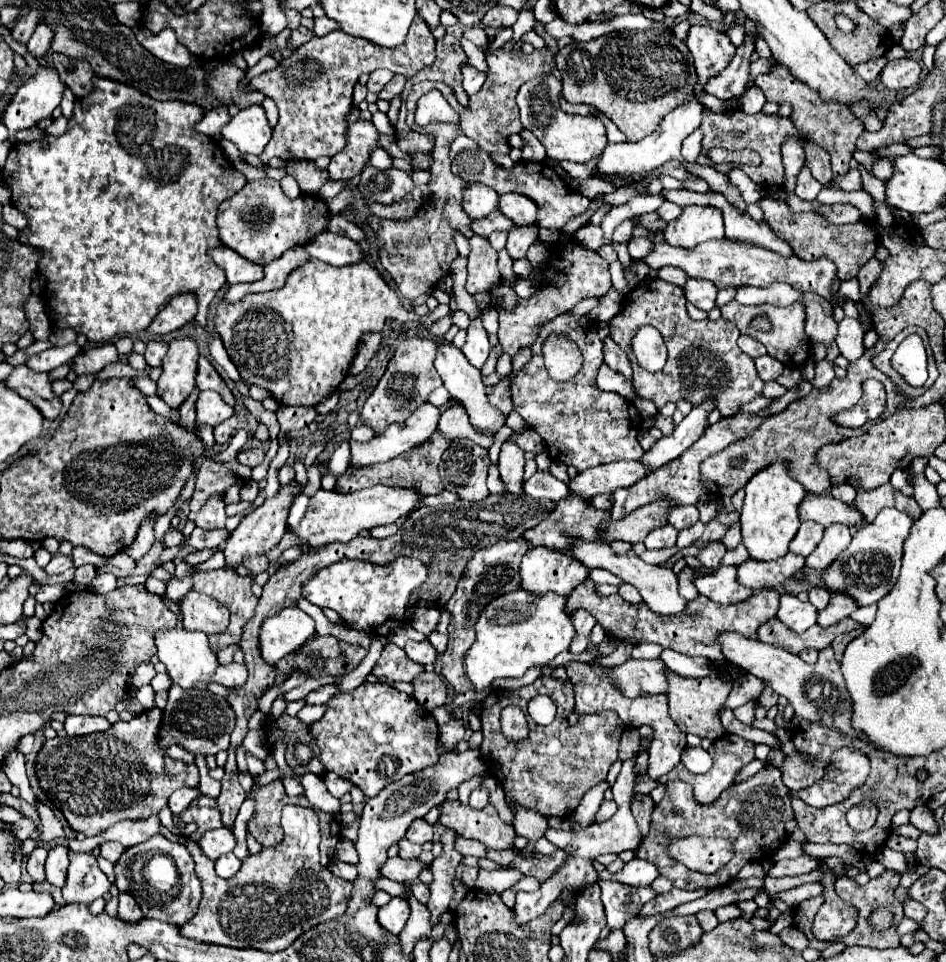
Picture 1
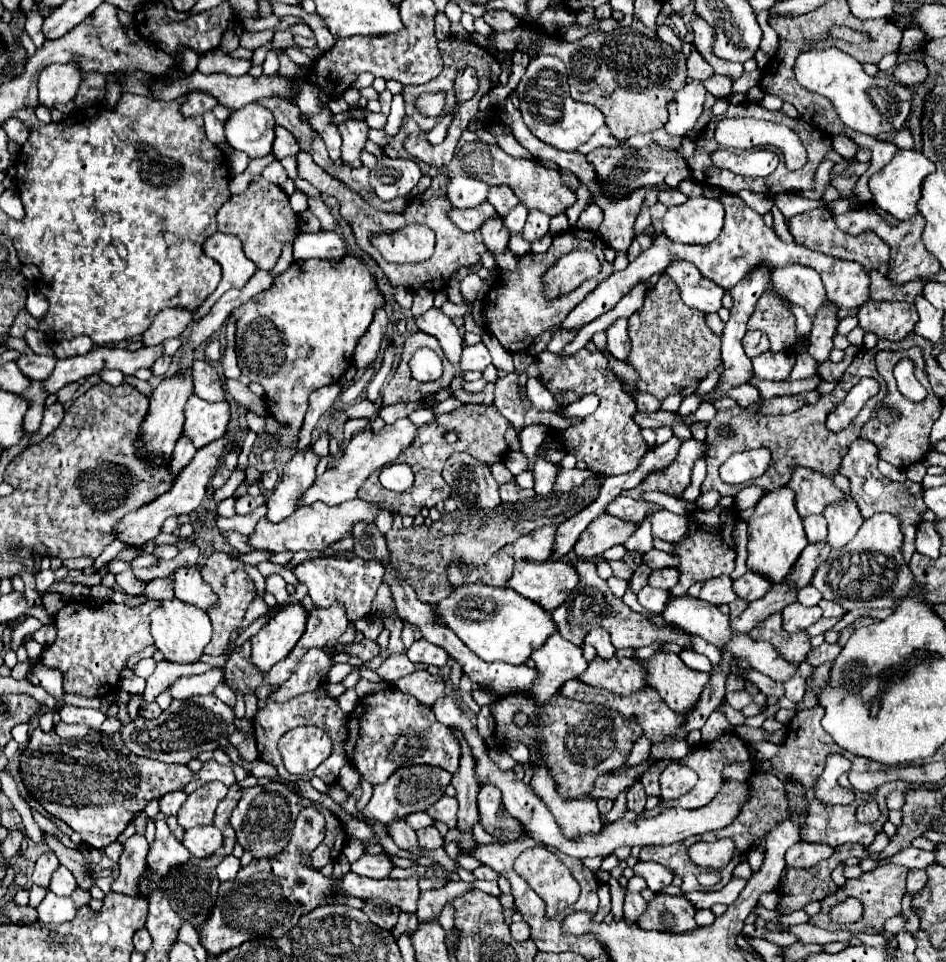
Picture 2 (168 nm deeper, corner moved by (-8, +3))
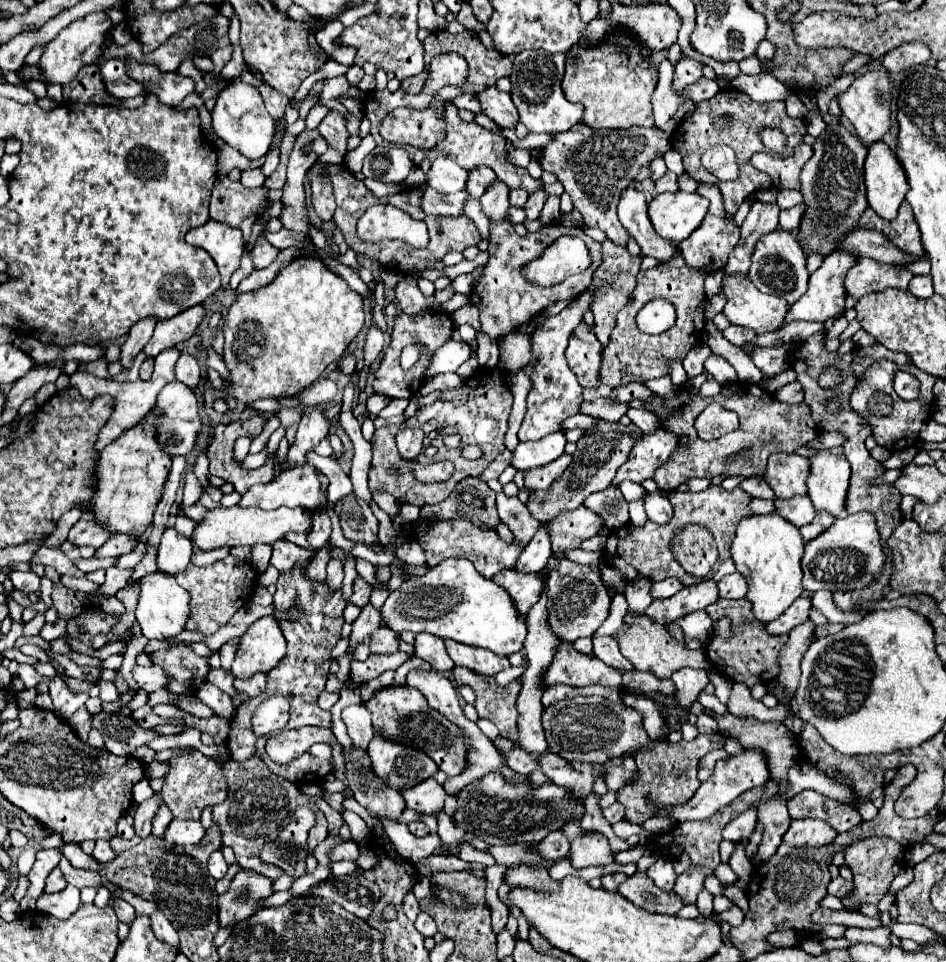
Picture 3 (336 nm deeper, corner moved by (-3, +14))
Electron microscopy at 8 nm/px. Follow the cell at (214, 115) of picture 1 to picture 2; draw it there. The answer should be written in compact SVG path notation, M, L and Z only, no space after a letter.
M190 92L188 102L182 106L184 116L202 116L216 106L216 98L204 92Z

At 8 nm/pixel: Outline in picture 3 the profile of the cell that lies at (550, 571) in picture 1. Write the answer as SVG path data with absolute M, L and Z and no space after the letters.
M503 569L499 571L493 581L507 589L509 597L515 601L515 607L519 609L521 617L527 615L527 611L539 601L541 589L543 589L543 581L539 577L539 573L519 573L515 569Z

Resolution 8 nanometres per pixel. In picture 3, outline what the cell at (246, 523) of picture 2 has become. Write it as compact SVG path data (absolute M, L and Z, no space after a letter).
M313 465L281 471L271 483L253 485L239 501L241 507L259 507L271 511L277 507L325 507L327 497L319 489L319 475Z

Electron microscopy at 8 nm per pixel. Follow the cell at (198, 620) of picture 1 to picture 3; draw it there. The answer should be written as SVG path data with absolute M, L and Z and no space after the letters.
M167 527L161 537L161 545L157 553L157 567L163 573L175 575L187 567L191 553L193 553L191 539L183 537L173 527Z

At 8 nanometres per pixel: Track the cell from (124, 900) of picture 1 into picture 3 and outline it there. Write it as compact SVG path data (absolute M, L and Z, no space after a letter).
M95 841L95 849L91 853L91 857L95 857L99 863L107 863L107 861L113 861L115 859L115 853L111 849L111 845L107 841Z

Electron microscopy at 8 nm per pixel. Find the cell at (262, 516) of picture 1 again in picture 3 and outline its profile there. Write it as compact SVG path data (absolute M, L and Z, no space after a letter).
M313 407L305 411L297 427L295 445L291 445L289 449L289 461L305 463L305 453L311 451L321 439L325 439L329 429L331 429L331 421L325 417L321 407Z

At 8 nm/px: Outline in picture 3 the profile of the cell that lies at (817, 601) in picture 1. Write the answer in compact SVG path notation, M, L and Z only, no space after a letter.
M817 591L811 597L813 607L817 607L831 623L843 623L843 625L853 625L863 619L863 613L857 611L843 611L833 603L833 595L829 591Z

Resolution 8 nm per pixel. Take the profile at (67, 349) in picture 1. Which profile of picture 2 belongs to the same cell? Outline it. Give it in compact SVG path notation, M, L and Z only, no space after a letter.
M20 356L16 360L18 368L34 382L34 380L46 380L52 374L52 368L56 366L56 356Z

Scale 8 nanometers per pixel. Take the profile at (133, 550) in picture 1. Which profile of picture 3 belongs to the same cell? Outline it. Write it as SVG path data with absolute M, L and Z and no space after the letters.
M79 519L79 523L75 523L69 531L69 537L67 537L73 545L81 547L81 545L93 545L95 549L101 547L107 539L109 539L109 533L95 525L93 521L87 521L87 519Z

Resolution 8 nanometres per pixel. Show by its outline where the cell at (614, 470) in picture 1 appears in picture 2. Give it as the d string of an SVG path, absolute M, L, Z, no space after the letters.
M572 468L572 470L560 470L558 472L558 478L556 478L556 490L560 492L572 492L576 488L580 488L580 484L584 484L584 480L590 480L592 476L598 476L596 472L592 470L578 470L578 468Z

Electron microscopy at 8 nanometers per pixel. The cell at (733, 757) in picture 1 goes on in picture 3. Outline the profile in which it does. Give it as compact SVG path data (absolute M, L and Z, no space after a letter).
M711 733L711 735L697 735L693 741L679 741L671 743L665 741L663 745L655 745L655 749L647 749L645 753L639 753L635 757L637 769L641 773L639 781L633 785L625 785L617 793L617 801L625 807L625 821L643 825L649 817L653 817L659 809L669 809L675 805L687 803L695 791L699 789L697 781L697 763L701 757L705 757L709 751L719 749L723 745L725 735Z

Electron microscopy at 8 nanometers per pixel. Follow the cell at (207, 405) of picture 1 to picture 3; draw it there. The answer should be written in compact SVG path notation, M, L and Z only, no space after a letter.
M171 381L167 383L161 391L159 391L159 397L157 397L157 403L155 407L151 409L151 413L159 415L159 423L155 427L155 437L159 441L159 447L163 449L163 453L167 453L169 457L175 457L175 455L187 455L193 445L195 445L195 439L197 439L197 431L201 429L201 419L199 419L199 407L197 407L197 397L195 393L185 387L183 383L179 381Z

